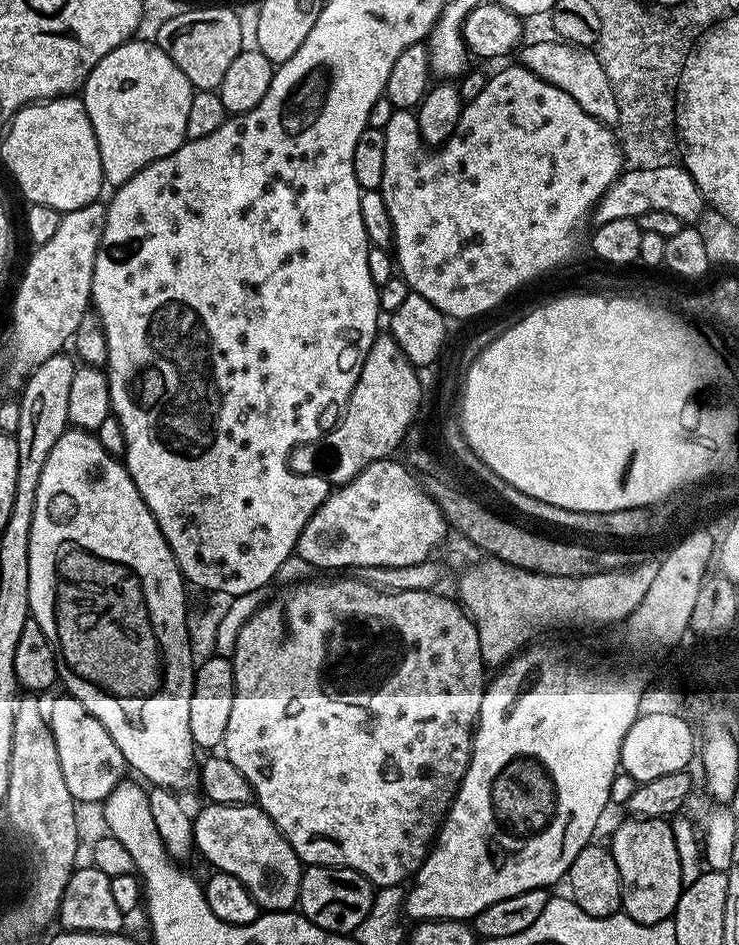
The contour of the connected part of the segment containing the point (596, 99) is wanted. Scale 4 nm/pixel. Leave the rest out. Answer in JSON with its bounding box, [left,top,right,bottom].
[519,38,620,125]

